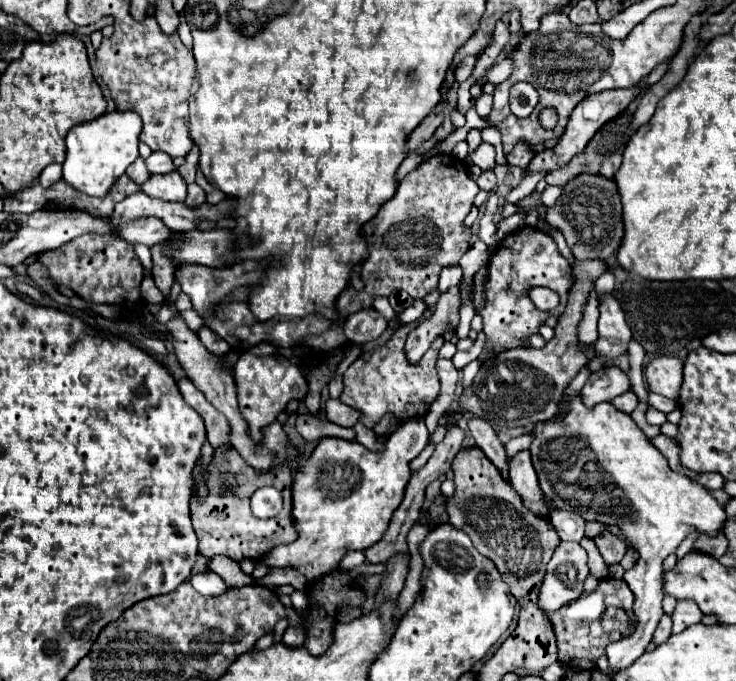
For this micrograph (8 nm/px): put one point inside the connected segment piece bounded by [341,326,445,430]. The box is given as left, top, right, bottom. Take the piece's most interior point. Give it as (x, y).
(380, 382)

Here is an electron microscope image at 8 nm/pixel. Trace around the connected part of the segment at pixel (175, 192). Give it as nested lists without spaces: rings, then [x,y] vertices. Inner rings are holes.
[[[169,172],[169,174],[153,174],[141,190],[147,196],[159,198],[159,200],[185,200],[187,196],[187,184],[179,176],[179,172]]]

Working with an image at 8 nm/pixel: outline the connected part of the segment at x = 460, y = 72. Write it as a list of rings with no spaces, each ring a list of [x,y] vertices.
[[[467,56],[457,64],[457,68],[455,68],[455,80],[457,82],[465,82],[469,78],[469,74],[471,74],[471,70],[475,66],[475,60],[477,60],[475,56]]]

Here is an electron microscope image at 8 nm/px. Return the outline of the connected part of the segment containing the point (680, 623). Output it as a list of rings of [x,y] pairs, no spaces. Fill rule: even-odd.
[[[681,600],[681,602],[677,602],[675,612],[673,612],[671,618],[673,618],[673,634],[679,634],[679,632],[683,632],[687,626],[701,622],[703,612],[699,610],[699,606],[697,606],[695,602]]]

